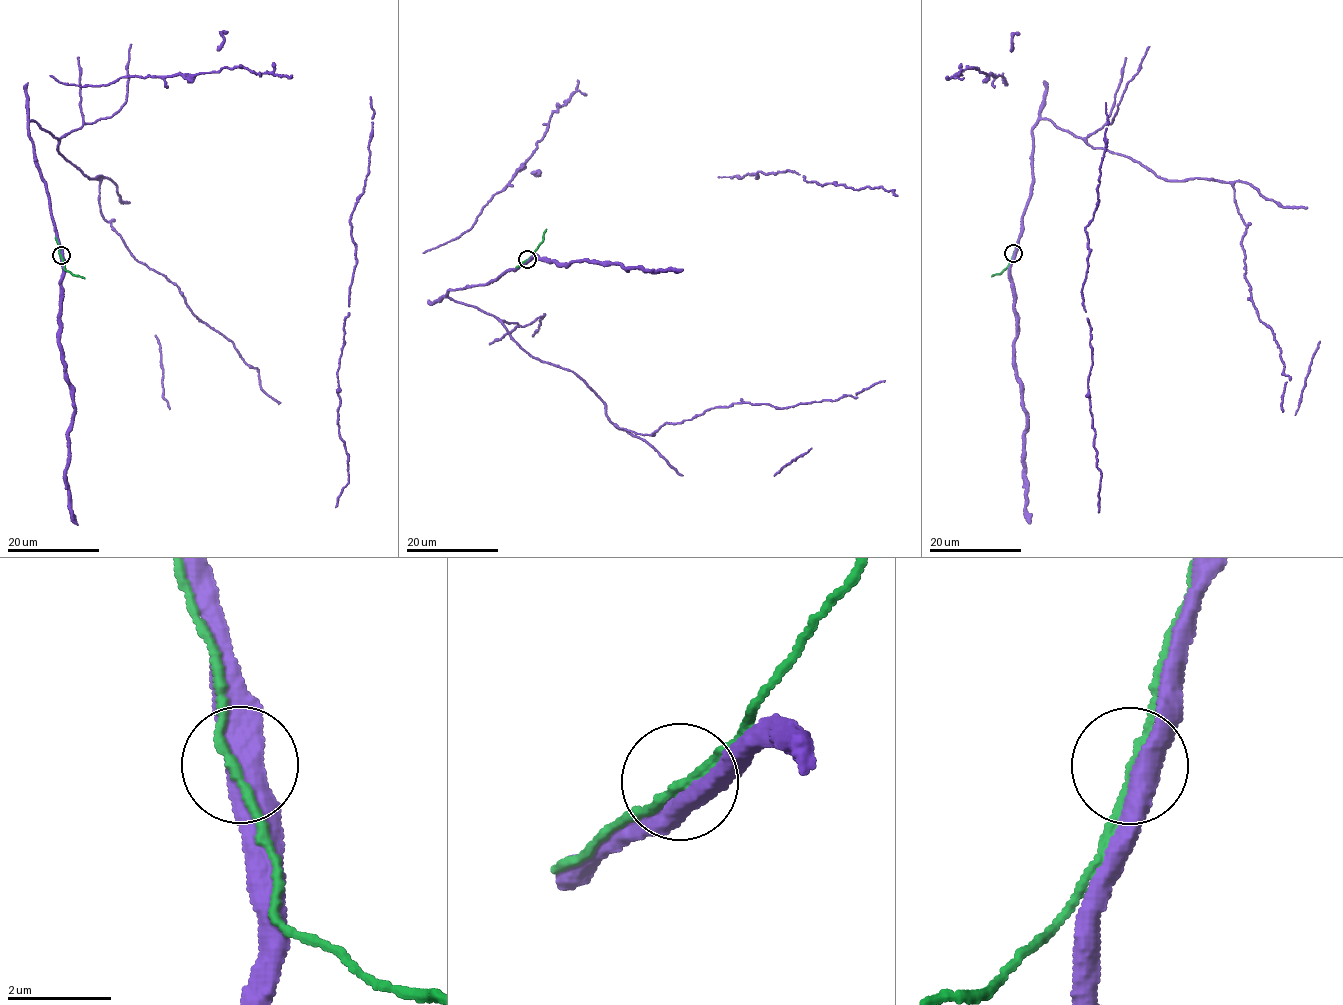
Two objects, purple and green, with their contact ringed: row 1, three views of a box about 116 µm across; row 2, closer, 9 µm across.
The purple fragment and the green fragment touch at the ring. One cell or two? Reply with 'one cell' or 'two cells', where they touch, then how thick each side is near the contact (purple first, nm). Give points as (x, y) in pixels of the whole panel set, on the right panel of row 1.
one cell | (1013, 253) | 480/150 nm

